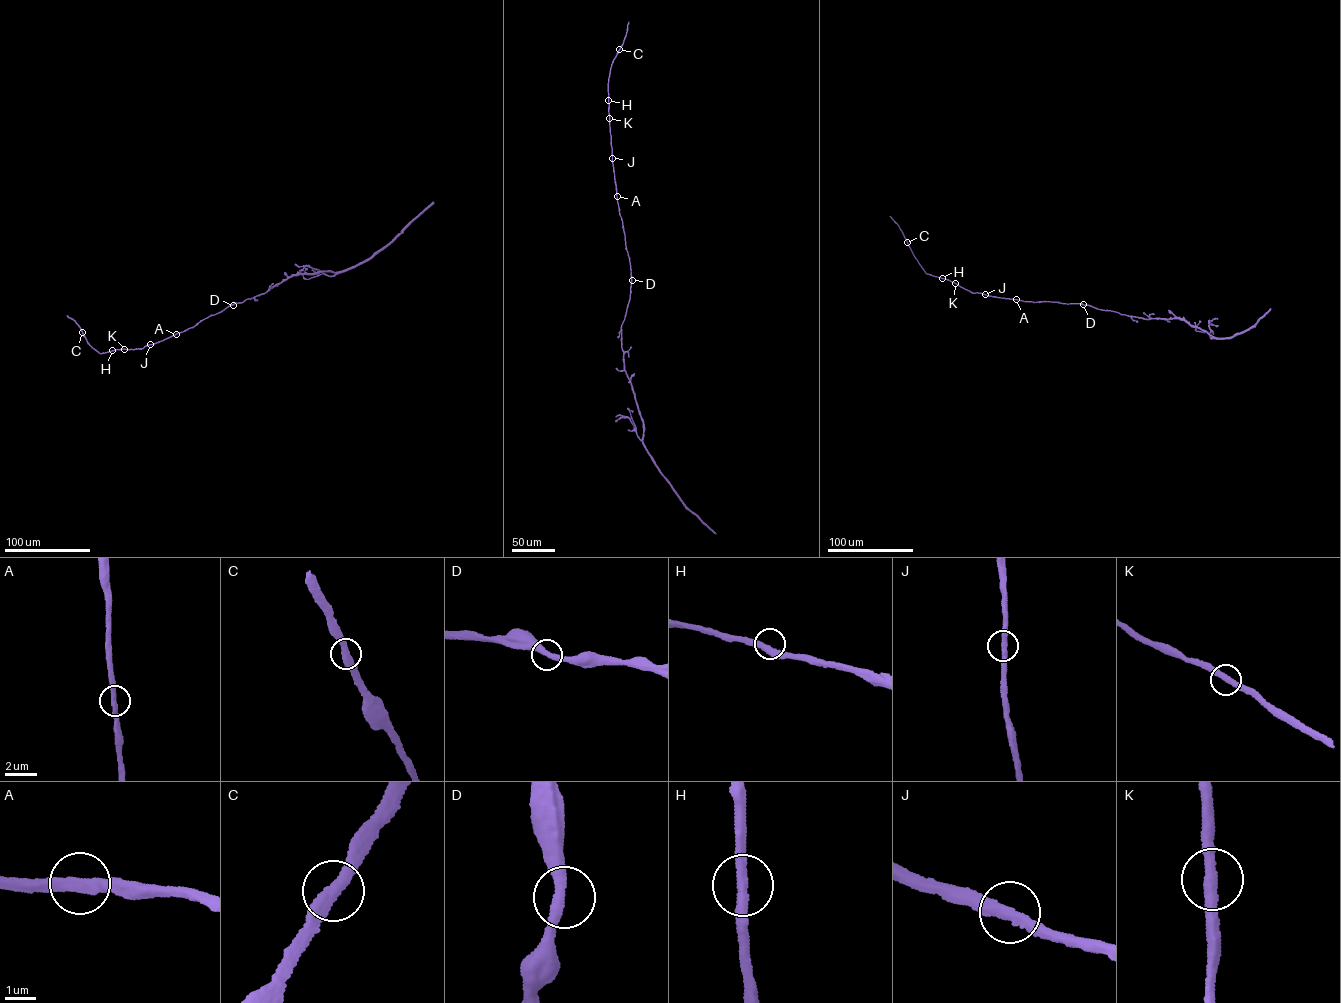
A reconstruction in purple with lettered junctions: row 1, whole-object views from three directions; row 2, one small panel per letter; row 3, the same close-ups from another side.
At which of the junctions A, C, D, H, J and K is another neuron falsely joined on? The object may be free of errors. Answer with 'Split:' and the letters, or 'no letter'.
Split: no letter

